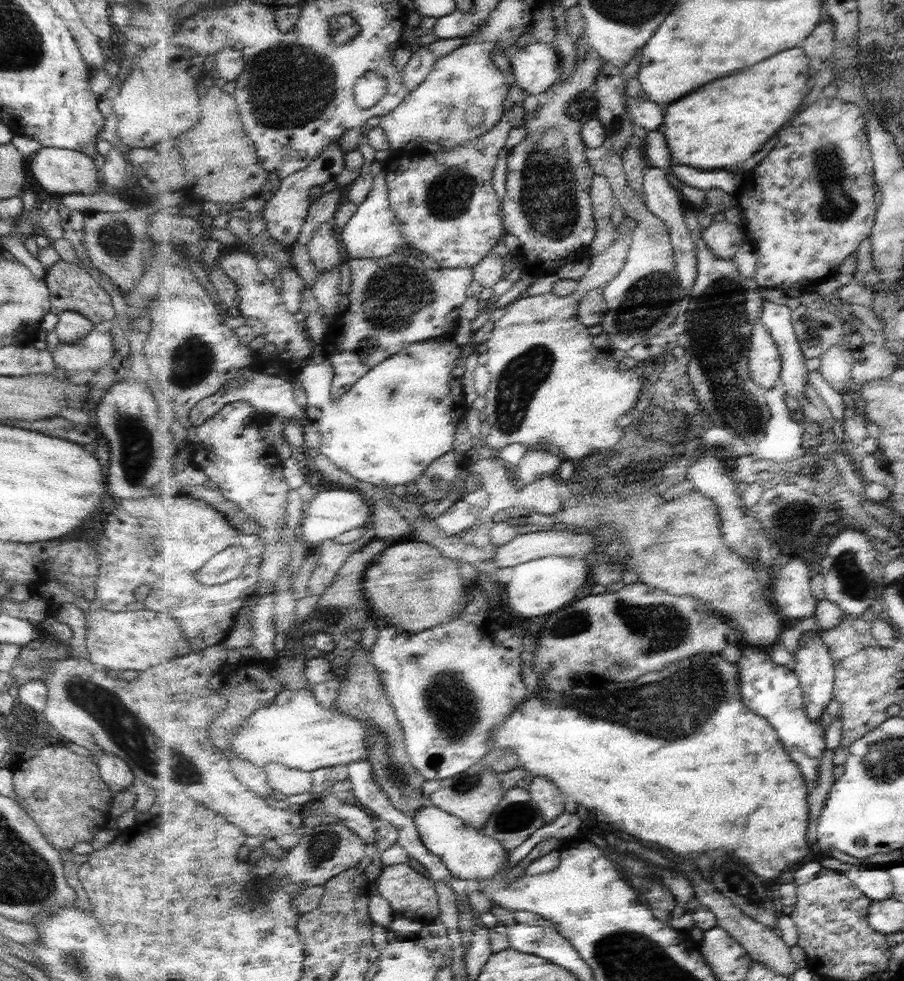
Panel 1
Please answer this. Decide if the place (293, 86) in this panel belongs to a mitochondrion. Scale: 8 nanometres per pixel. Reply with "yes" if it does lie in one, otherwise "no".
yes

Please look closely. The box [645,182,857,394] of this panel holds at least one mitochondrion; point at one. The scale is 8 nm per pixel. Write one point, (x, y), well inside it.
(733, 308)

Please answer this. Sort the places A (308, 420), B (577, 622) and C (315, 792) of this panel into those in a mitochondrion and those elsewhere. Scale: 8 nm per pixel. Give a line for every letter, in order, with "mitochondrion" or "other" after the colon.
A: other
B: mitochondrion
C: other

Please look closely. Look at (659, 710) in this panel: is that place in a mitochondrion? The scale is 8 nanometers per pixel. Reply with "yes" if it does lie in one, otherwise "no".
yes

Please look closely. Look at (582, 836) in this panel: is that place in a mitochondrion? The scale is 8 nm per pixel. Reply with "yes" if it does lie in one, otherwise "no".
no

